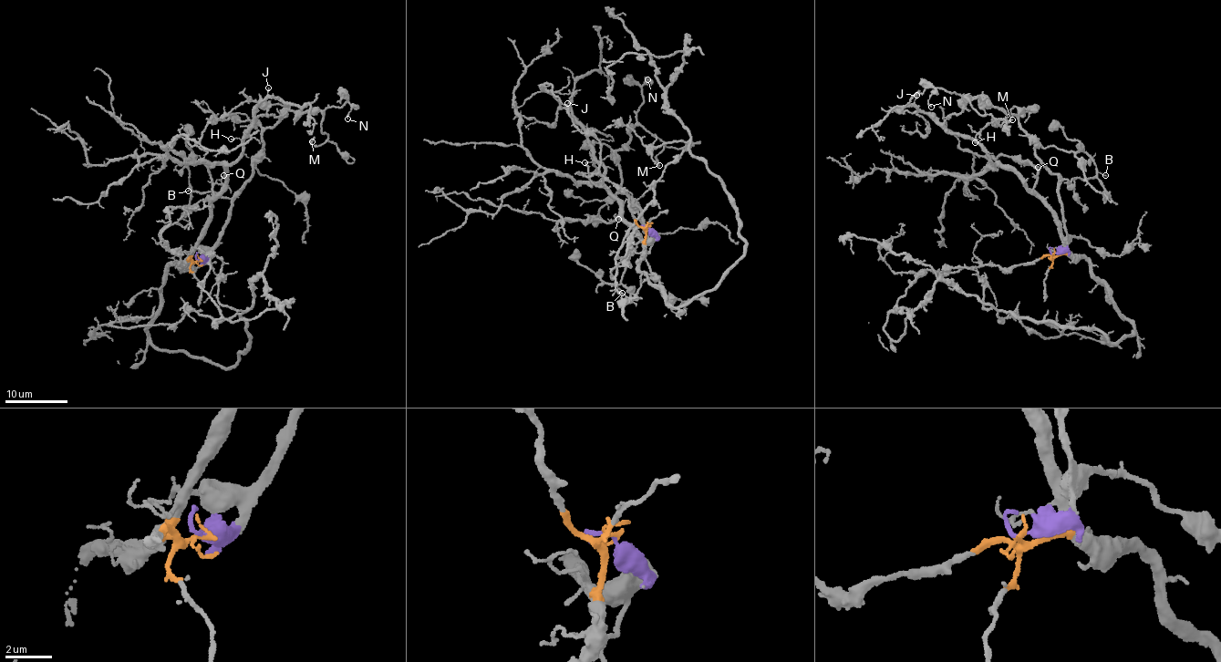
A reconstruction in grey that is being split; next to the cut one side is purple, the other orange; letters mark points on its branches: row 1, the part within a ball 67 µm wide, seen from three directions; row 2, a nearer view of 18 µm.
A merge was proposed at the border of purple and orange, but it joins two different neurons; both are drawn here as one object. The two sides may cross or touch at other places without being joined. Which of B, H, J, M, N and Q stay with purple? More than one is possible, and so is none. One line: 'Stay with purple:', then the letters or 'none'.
Stay with purple: B, M, N

